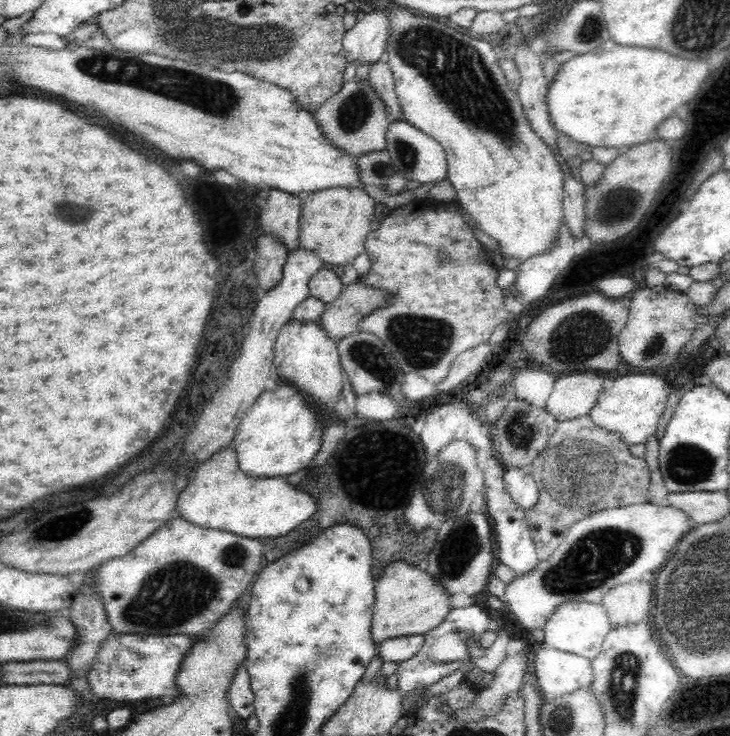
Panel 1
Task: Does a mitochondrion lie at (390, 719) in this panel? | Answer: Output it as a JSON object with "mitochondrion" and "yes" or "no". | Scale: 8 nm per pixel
{"mitochondrion":"no"}

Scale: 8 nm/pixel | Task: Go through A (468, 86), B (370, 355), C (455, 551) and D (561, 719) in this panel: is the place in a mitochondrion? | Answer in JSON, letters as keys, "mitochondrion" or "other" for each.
{"A":"mitochondrion","B":"mitochondrion","C":"mitochondrion","D":"mitochondrion"}

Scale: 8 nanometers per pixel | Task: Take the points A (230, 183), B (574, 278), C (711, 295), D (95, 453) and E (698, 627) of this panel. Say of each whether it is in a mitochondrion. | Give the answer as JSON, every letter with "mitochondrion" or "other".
{"A":"other","B":"other","C":"other","D":"other","E":"mitochondrion"}

